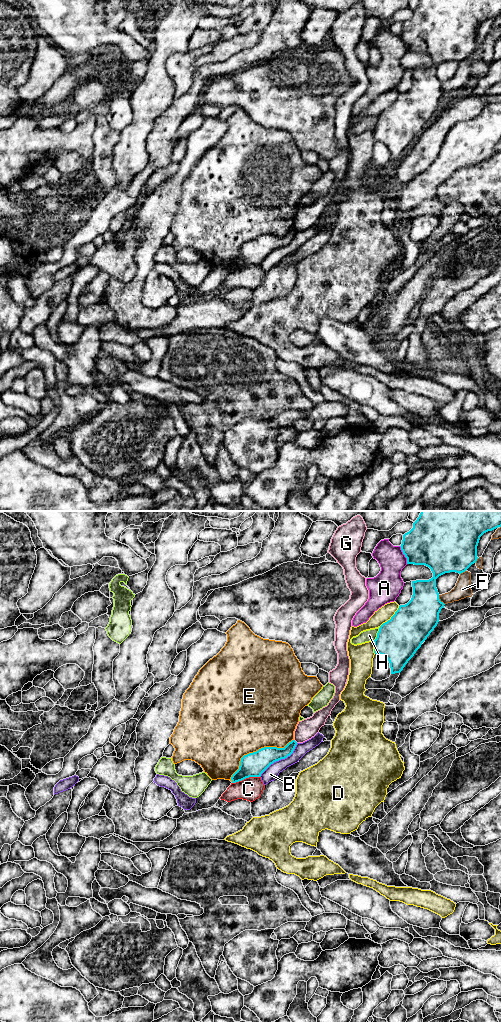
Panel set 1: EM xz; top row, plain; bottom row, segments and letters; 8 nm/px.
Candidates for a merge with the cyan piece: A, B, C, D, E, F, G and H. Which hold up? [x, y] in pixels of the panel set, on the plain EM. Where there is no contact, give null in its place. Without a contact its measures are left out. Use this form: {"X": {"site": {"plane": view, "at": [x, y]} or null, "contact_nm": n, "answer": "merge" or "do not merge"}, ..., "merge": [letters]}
{"A": {"site": {"plane": "xz", "at": [404, 42]}, "contact_nm": 160, "answer": "do not merge"}, "B": {"site": {"plane": "xz", "at": [280, 247]}, "contact_nm": 420, "answer": "do not merge"}, "C": {"site": {"plane": "xz", "at": [245, 266]}, "contact_nm": 240, "answer": "do not merge"}, "D": {"site": {"plane": "xz", "at": [391, 106]}, "contact_nm": 240, "answer": "do not merge"}, "E": {"site": {"plane": "xz", "at": [256, 239]}, "contact_nm": 600, "answer": "do not merge"}, "F": {"site": {"plane": "xz", "at": [439, 88]}, "contact_nm": 90, "answer": "do not merge"}, "G": {"site": {"plane": "xz", "at": [295, 229]}, "contact_nm": 40, "answer": "do not merge"}, "H": {"site": {"plane": "xz", "at": [377, 122]}, "contact_nm": 130, "answer": "do not merge"}, "merge": []}

